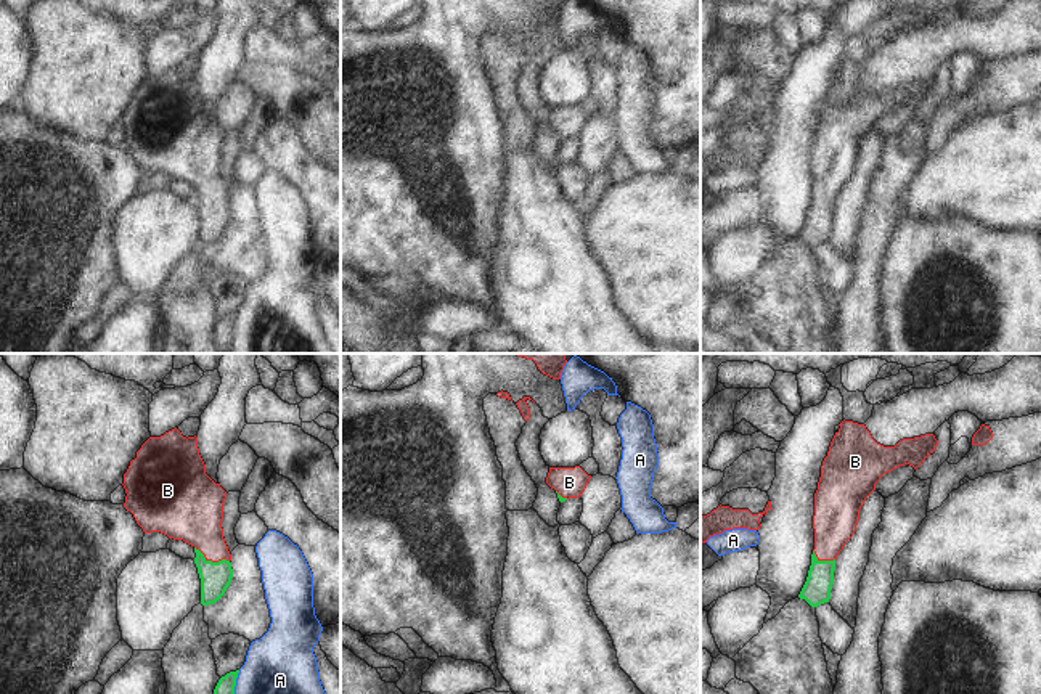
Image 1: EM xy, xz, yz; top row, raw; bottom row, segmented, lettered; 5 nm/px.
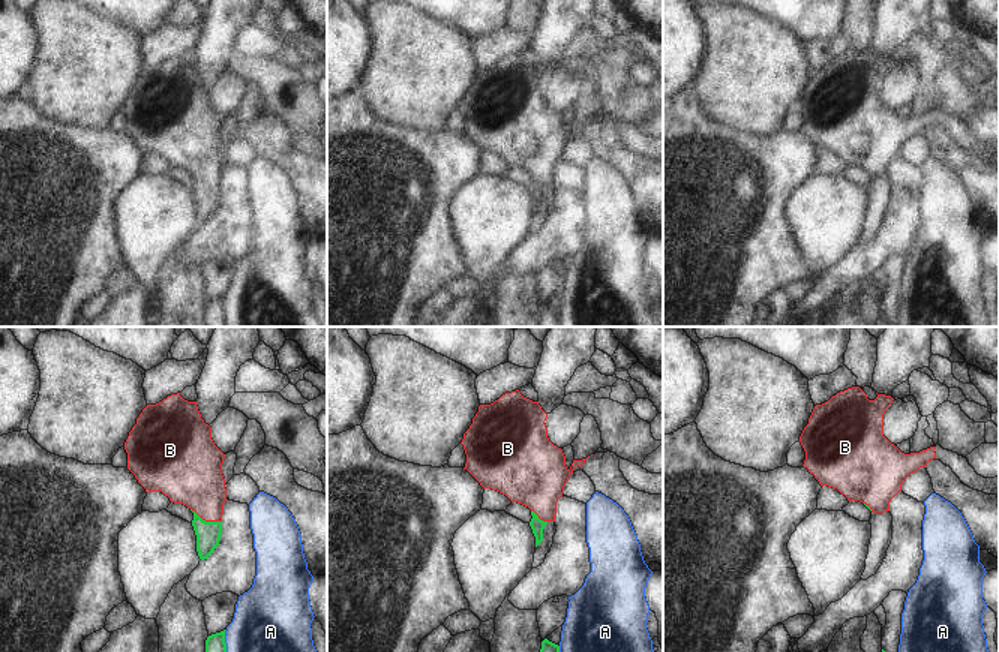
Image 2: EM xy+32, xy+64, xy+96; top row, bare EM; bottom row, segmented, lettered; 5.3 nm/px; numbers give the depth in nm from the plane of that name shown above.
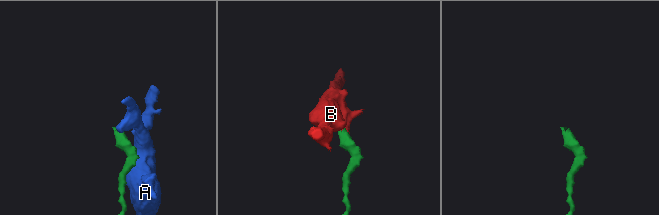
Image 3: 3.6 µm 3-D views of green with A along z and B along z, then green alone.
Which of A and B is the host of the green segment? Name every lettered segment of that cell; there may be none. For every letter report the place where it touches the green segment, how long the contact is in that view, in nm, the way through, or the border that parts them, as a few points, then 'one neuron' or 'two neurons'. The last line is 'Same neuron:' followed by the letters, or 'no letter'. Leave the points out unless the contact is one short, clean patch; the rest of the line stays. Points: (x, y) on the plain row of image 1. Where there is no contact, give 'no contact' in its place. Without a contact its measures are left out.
A: contact xy (233, 328); length 180 nm; border xy (240, 310), (235, 320), (232, 344); two neurons
B: contact xy (211, 201); length 190 nm; way xy (216, 217), (211, 201), (208, 177), (193, 155); one neuron
Same neuron: B

